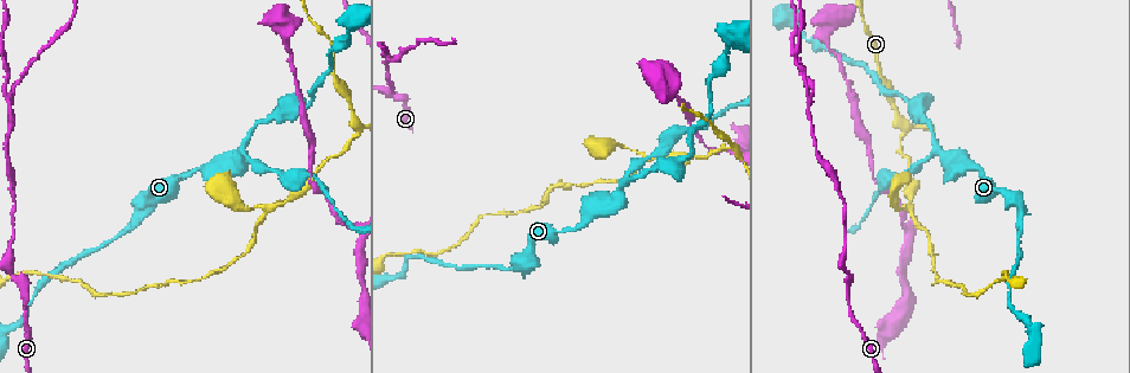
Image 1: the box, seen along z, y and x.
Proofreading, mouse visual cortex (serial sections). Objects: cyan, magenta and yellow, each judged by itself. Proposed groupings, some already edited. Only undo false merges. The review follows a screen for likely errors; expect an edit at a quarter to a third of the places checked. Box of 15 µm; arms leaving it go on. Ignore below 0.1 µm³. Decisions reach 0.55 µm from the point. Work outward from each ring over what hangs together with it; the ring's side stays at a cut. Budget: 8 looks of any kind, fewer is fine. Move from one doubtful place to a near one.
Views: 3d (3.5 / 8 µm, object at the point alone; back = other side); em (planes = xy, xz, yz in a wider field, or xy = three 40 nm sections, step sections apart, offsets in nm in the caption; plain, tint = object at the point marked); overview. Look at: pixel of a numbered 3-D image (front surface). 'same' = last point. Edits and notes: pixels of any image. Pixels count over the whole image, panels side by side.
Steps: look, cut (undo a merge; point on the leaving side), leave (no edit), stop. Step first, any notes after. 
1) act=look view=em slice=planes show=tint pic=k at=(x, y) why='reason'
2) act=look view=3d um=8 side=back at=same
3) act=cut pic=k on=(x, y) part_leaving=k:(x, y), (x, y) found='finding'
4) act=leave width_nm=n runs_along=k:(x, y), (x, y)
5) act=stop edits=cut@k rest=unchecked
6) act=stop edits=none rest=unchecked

act=look view=em slice=xy step=5 show=tint pic=1 at=(621, 189) why='two arms in line, one across'

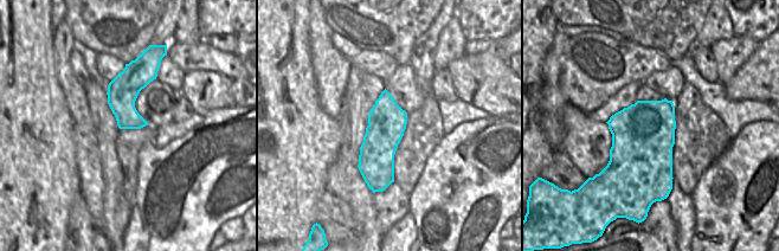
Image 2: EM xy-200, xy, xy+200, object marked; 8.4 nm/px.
act=look view=3d um=3.5 at=same why='wider look'

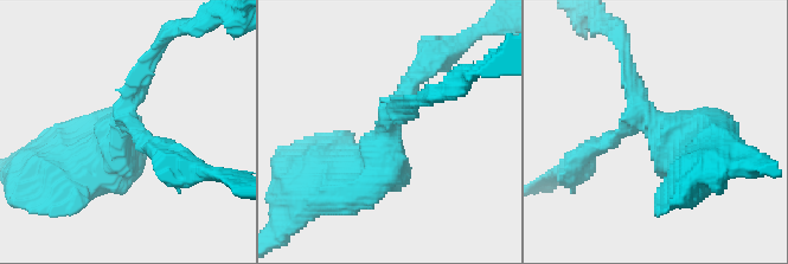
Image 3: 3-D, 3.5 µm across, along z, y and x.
act=leave width_nm=320 runs_along=3:(702, 162), (640, 111), (626, 57) found='all the same cell'

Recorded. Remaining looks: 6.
act=look view=3d um=3.5 pic=1 at=(307, 175) why='sharp bend'

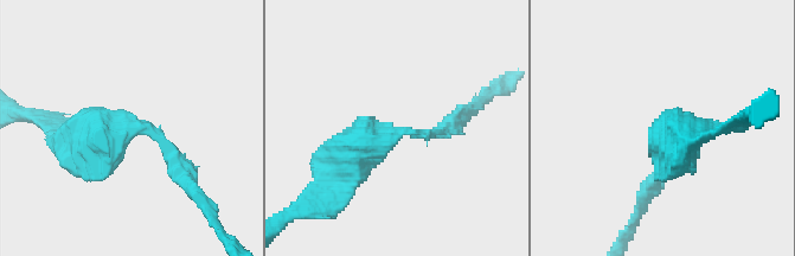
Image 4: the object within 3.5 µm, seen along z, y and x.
act=look view=em slice=xy step=1 show=tint pic=4 at=(660, 133) arm_widths_nm=150,350 why='shape alone is not enough'

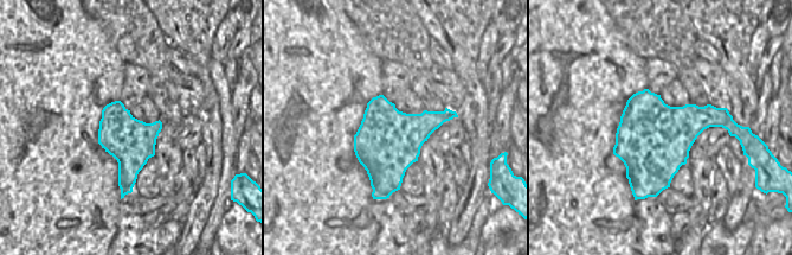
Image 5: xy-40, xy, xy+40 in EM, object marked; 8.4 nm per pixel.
act=leave runs_along=4:(346, 181), (372, 136), (452, 125) found='one cell here'

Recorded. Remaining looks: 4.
act=look view=3d um=8 pic=1 at=(845, 244) why='calibre changes'

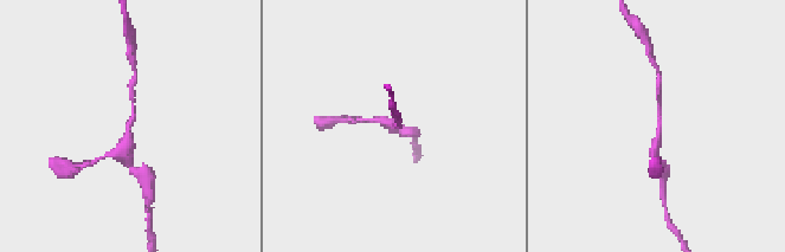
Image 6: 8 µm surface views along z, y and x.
act=look view=em slice=planes show=tint pic=6 at=(129, 127) arm_widths_nm=150,250 why='need the tissue'

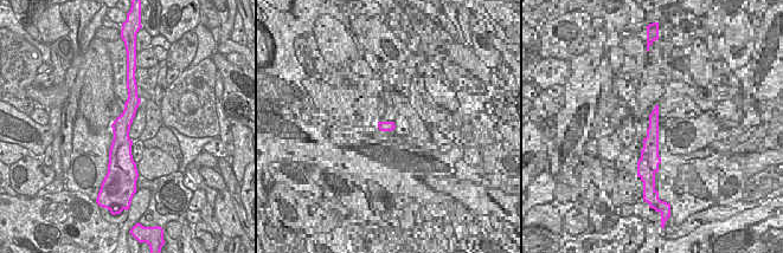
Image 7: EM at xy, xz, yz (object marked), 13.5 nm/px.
act=leave width_nm=260 runs_along=6:(127, 161), (132, 94) found='one cell here'

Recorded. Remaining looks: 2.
act=stop edits=none rest=unchecked

